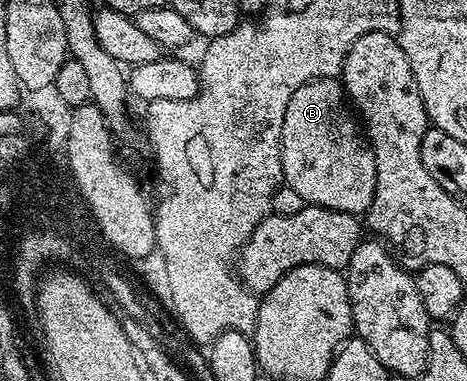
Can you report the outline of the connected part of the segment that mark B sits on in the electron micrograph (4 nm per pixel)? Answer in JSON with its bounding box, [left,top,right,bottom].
[280,78,376,216]

